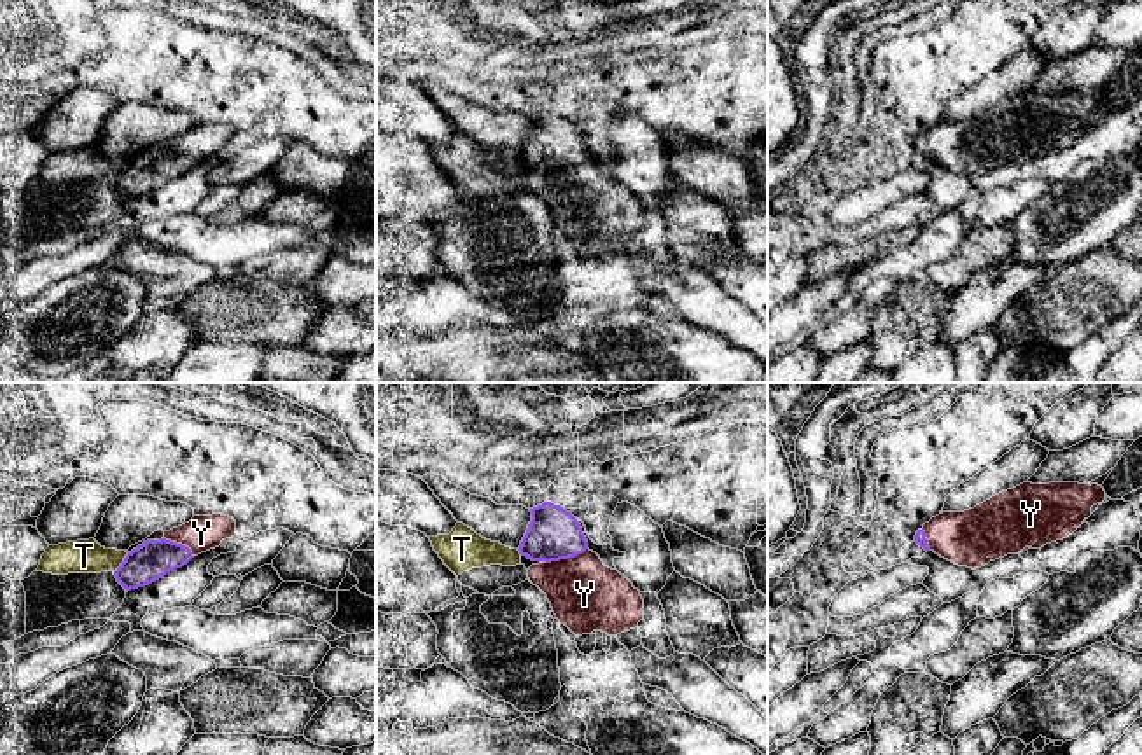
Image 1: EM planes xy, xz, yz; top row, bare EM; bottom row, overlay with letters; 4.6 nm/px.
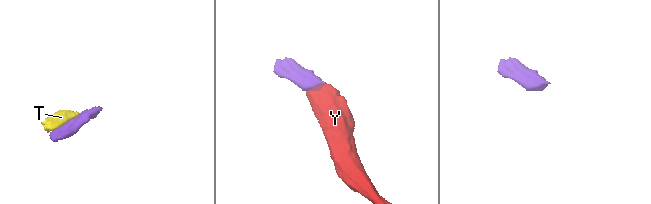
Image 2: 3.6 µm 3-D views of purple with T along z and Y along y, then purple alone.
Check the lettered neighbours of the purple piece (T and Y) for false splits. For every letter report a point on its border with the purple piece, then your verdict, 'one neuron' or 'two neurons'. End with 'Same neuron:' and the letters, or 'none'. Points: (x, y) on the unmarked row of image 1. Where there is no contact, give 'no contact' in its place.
T: xy (121, 172) | two neurons
Y: xz (565, 166) | one neuron
Same neuron: Y

